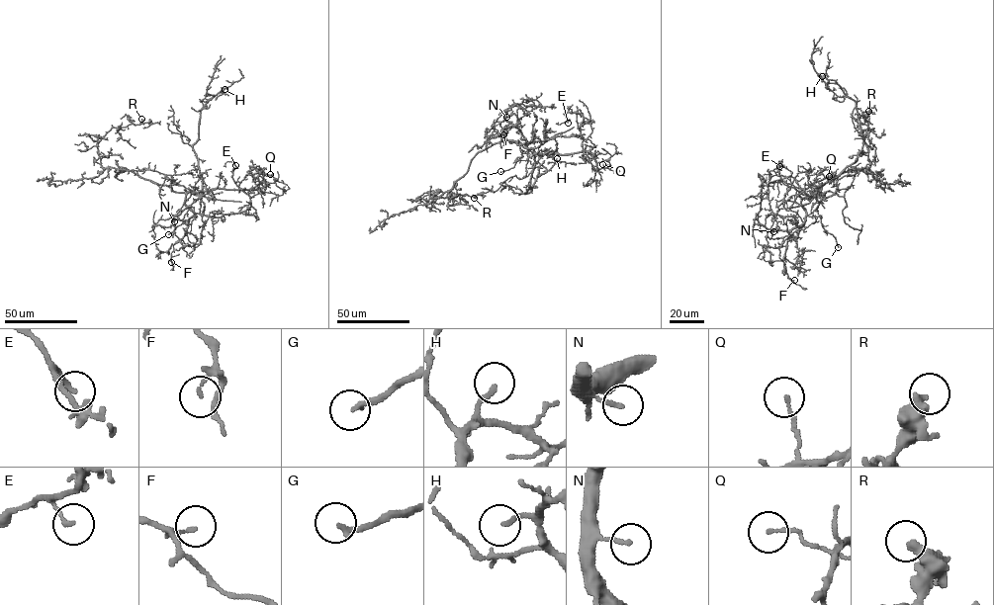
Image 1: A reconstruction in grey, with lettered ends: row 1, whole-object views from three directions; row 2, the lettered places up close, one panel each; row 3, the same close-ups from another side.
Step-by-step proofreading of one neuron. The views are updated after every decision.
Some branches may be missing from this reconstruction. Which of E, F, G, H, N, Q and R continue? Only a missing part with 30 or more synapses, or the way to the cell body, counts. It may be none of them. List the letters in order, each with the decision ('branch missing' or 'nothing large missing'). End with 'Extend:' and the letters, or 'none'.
E: nothing large missing
F: nothing large missing
G: branch missing
H: branch missing
N: nothing large missing
Q: nothing large missing
R: nothing large missing
Extend: G, H

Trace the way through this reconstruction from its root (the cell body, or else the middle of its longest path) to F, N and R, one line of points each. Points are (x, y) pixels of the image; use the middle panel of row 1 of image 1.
F: (515, 140), (519, 144), (526, 142), (517, 128), (505, 126), (503, 134)
N: (515, 140), (519, 144), (526, 142), (522, 132), (504, 119), (506, 117)
R: (515, 140), (503, 138), (481, 150), (450, 190), (434, 199), (430, 195), (444, 198), (467, 194), (474, 198)

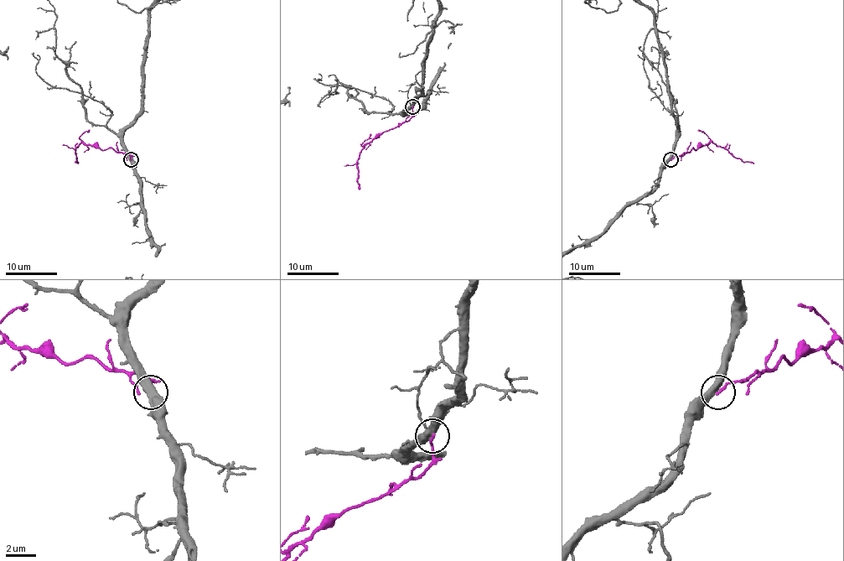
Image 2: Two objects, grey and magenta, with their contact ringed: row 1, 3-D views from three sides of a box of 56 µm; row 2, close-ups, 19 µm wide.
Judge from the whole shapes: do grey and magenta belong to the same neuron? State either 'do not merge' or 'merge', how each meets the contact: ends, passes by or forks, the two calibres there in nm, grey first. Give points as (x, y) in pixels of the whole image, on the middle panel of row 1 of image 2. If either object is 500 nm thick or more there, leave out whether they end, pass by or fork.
merge; grey passes by; magenta ends; calibres 480 and 160 nm

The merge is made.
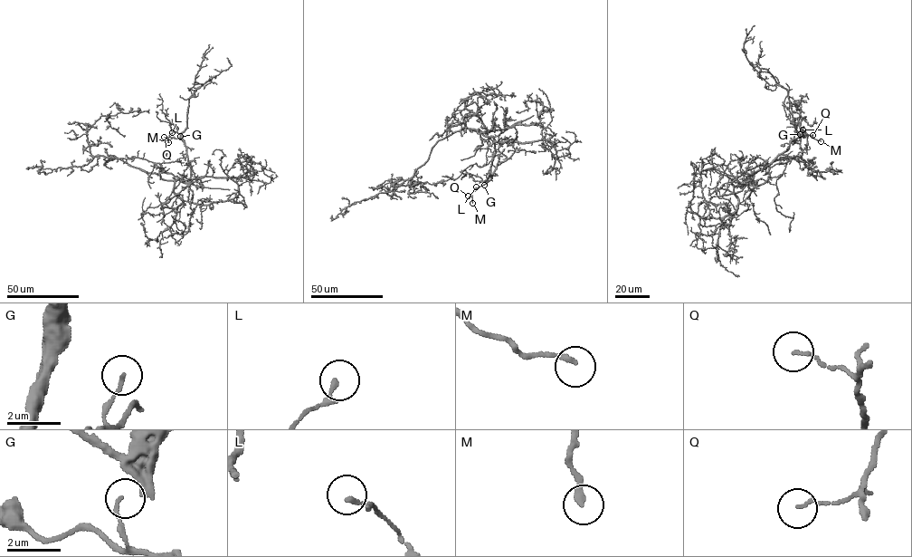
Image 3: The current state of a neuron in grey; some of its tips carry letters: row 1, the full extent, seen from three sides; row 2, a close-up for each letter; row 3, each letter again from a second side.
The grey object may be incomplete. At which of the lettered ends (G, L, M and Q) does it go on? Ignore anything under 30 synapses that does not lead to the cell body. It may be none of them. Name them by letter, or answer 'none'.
none

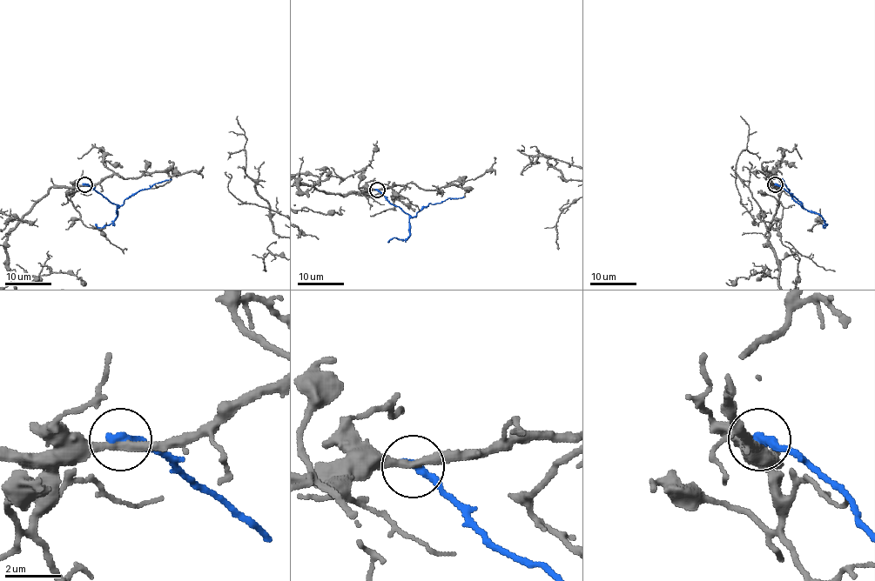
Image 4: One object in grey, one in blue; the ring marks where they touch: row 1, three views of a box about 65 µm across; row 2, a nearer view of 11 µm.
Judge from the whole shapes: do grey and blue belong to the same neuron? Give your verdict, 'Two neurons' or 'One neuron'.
Two neurons

